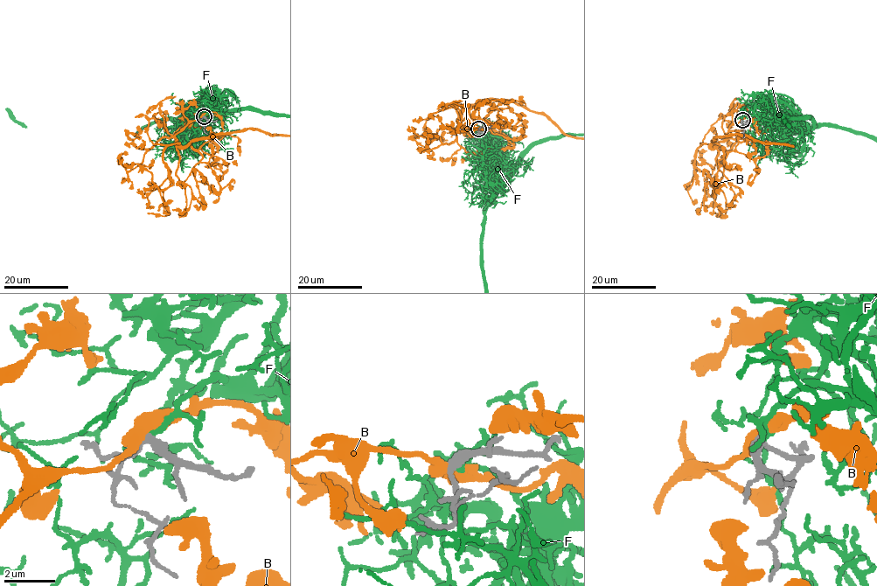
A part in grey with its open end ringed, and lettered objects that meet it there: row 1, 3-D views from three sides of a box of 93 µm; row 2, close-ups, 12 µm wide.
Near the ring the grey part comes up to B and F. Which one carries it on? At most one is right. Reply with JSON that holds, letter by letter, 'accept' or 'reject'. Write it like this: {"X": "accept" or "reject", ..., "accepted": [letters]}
{"B": "reject", "F": "accept", "accepted": ["F"]}

